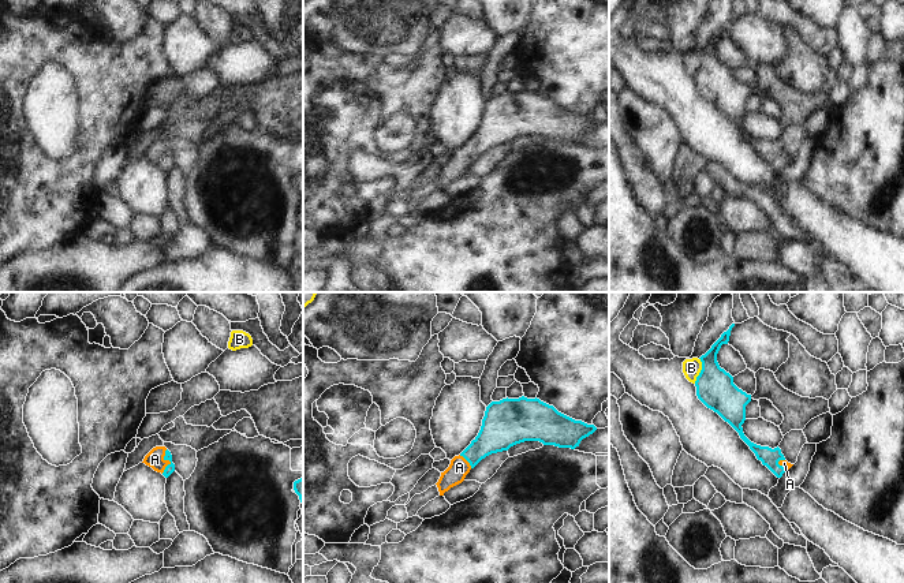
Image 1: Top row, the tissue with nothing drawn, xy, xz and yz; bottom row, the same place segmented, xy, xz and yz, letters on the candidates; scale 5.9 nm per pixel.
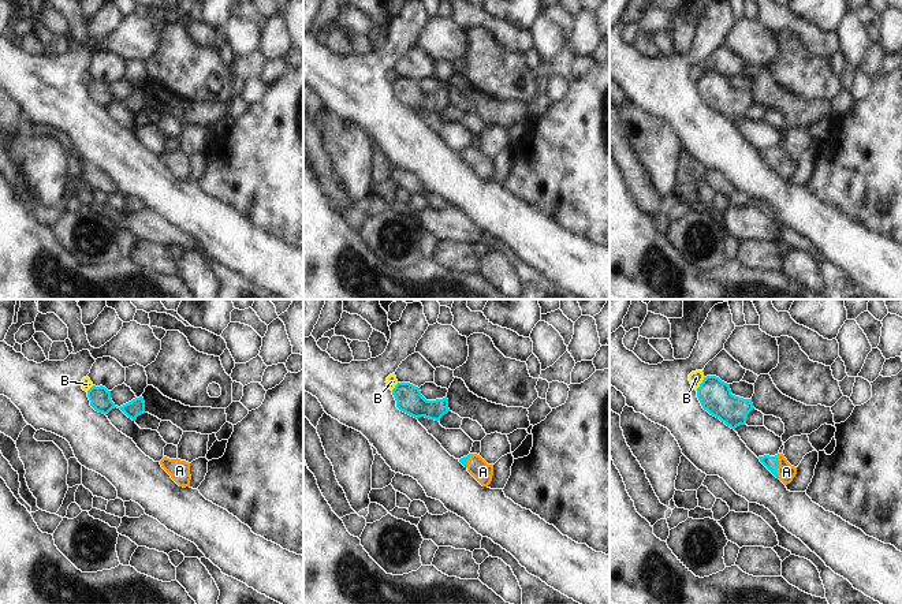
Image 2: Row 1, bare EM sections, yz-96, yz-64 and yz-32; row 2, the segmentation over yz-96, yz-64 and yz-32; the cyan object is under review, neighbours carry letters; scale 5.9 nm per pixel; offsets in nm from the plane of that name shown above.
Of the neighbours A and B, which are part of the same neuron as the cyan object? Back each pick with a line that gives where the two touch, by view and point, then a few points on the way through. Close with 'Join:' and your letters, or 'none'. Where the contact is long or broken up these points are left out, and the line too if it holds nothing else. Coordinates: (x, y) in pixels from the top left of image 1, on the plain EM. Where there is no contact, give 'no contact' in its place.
A: xy (168, 153) | across xy (170, 163), (168, 153), (154, 153)
Join: A

